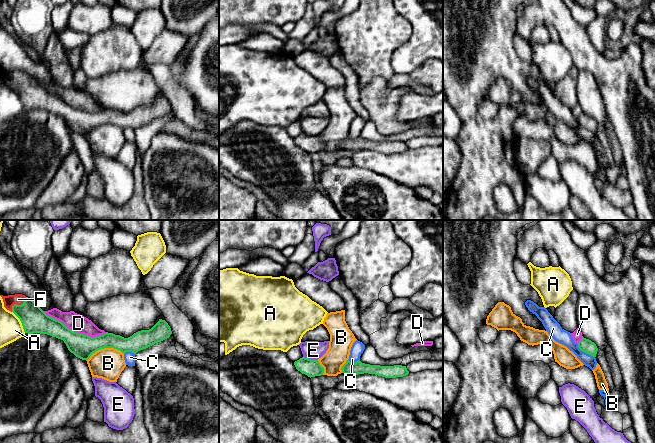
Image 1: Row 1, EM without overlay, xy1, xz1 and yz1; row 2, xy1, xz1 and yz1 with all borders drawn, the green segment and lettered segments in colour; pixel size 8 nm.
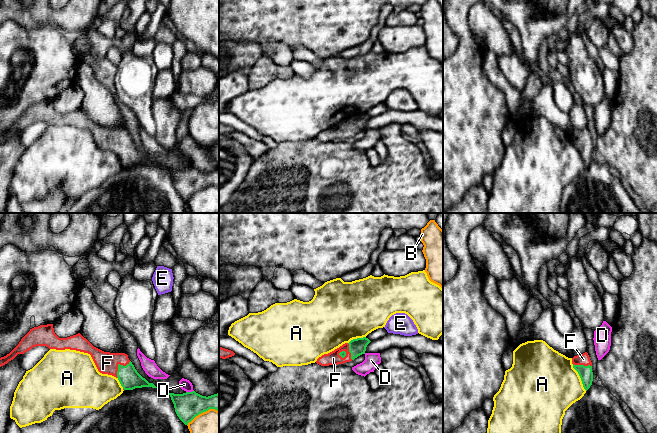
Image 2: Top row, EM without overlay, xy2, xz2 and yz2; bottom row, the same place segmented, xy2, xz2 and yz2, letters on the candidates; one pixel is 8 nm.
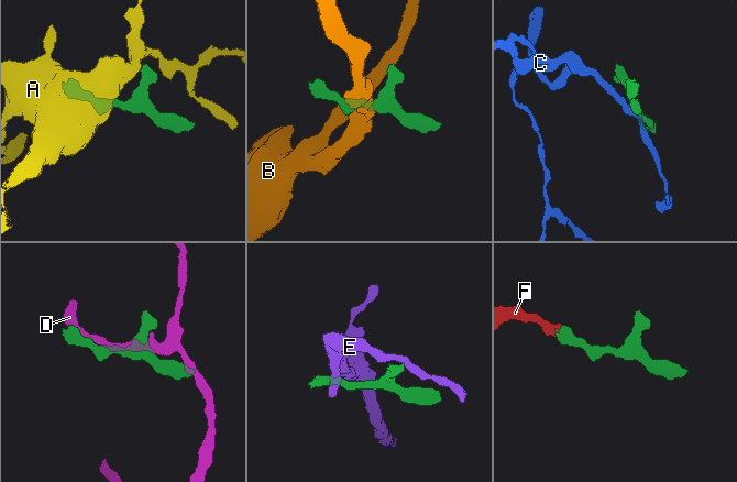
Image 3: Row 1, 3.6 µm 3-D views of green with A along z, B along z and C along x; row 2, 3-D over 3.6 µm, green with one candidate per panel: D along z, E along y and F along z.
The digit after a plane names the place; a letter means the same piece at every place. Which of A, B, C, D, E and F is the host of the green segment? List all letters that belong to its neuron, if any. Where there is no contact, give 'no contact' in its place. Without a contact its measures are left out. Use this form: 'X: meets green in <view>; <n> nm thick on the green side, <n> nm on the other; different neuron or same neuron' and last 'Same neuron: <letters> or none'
A: meets green in yz2; 110 nm thick on the green side, 460 nm on the other; different neuron
B: meets green in xy1; 190 nm thick on the green side, 260 nm on the other; different neuron
C: meets green in yz1; 110 nm thick on the green side, 120 nm on the other; different neuron
D: meets green in xy1; 190 nm thick on the green side, 150 nm on the other; different neuron
E: meets green in xz1; 140 nm thick on the green side, 150 nm on the other; different neuron
F: meets green in xy2; 170 nm thick on the green side, 180 nm on the other; same neuron
Same neuron: F

